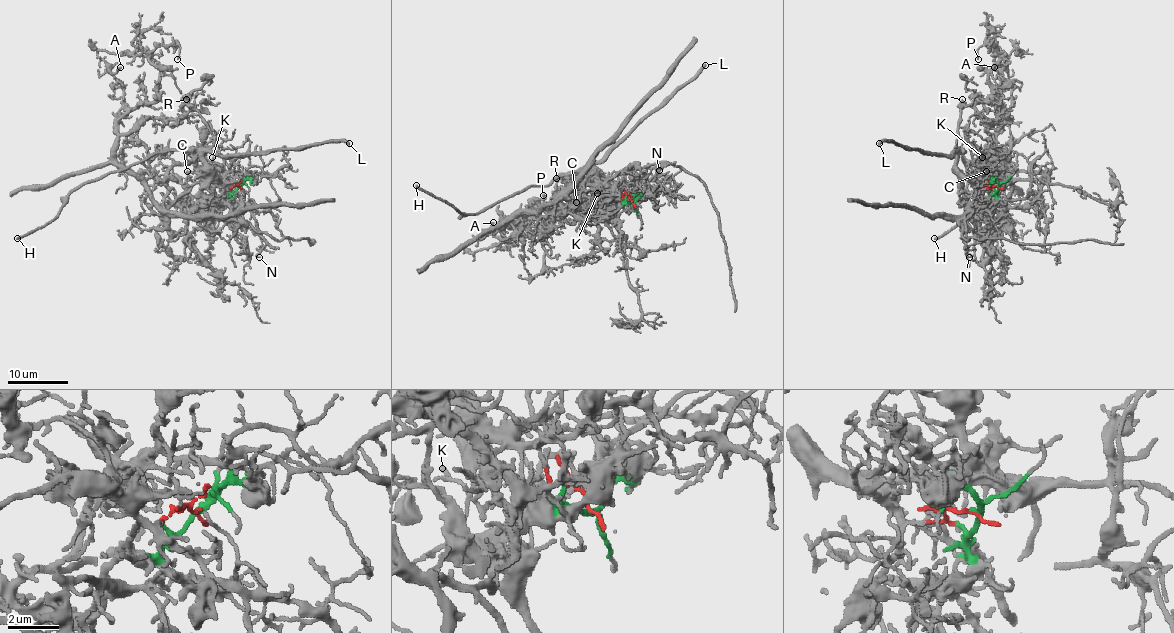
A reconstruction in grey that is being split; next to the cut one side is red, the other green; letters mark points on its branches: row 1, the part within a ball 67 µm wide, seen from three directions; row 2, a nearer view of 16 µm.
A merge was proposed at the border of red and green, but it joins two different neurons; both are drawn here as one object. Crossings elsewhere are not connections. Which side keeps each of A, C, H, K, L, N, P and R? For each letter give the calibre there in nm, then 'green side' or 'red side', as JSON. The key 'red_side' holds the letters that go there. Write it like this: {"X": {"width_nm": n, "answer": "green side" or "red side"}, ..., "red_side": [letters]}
{"A": {"width_nm": 120, "answer": "green side"}, "C": {"width_nm": 130, "answer": "red side"}, "H": {"width_nm": 220, "answer": "red side"}, "K": {"width_nm": 140, "answer": "red side"}, "L": {"width_nm": 300, "answer": "red side"}, "N": {"width_nm": 130, "answer": "red side"}, "P": {"width_nm": 80, "answer": "green side"}, "R": {"width_nm": 200, "answer": "red side"}, "red_side": ["C", "H", "K", "L", "N", "R"]}

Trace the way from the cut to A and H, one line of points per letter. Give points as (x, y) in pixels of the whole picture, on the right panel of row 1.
A: (999, 186), (996, 196), (1006, 210), (982, 205), (991, 141), (997, 120), (1010, 106), (1010, 82), (993, 67)
H: (997, 186), (981, 189), (958, 169), (956, 148), (965, 153), (975, 201), (970, 213), (934, 238)

